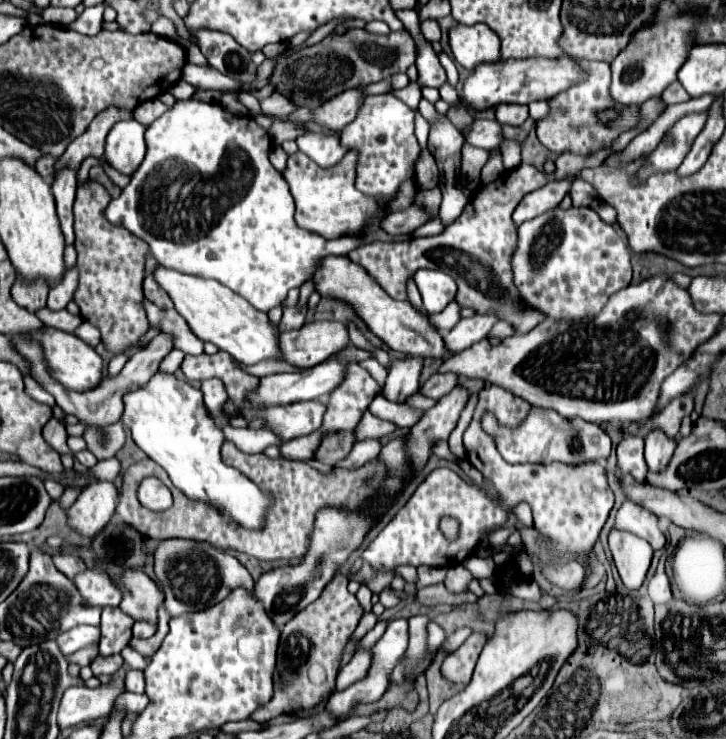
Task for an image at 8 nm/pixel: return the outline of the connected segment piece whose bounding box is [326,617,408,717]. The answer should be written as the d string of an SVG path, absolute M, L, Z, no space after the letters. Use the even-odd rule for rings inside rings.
M400 617L400 619L394 619L392 623L388 623L384 635L382 635L382 637L378 639L378 643L372 647L372 663L370 663L370 669L366 671L364 679L352 683L352 685L350 685L348 689L344 689L344 691L332 693L326 707L328 707L332 713L336 713L338 717L344 717L354 703L372 703L372 701L378 701L378 699L384 695L384 691L388 689L390 673L394 671L394 667L398 665L400 657L404 655L404 651L406 651L406 647L408 647L406 643L408 643L408 623L406 623L406 619Z

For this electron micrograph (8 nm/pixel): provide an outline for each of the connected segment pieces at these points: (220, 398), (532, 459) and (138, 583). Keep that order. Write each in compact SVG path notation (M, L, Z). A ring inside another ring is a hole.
M206 379L202 383L202 393L204 393L204 401L206 401L206 407L210 411L212 417L220 417L220 405L224 405L224 401L228 399L228 393L226 393L226 387L220 379Z
M534 407L528 419L518 429L506 429L494 421L492 413L486 413L482 419L484 429L496 439L496 447L504 459L510 463L582 463L582 461L602 461L610 455L610 437L596 423L584 419L564 419L554 409Z
M126 571L118 579L118 583L120 583L122 595L124 595L124 599L120 603L120 609L124 613L128 613L134 621L146 621L146 623L158 625L158 609L164 603L164 593L156 587L156 583L144 571Z

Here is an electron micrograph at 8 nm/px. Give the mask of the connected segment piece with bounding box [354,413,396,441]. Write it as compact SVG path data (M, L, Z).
M372 413L364 415L362 421L354 427L354 431L356 431L356 441L364 441L364 439L372 439L372 437L382 437L382 435L392 433L394 429L396 429L394 423L382 421L382 419L374 417Z

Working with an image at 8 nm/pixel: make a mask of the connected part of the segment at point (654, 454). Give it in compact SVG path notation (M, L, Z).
M652 429L646 437L646 463L650 471L660 471L664 465L668 465L674 449L676 439L668 437L662 429Z

